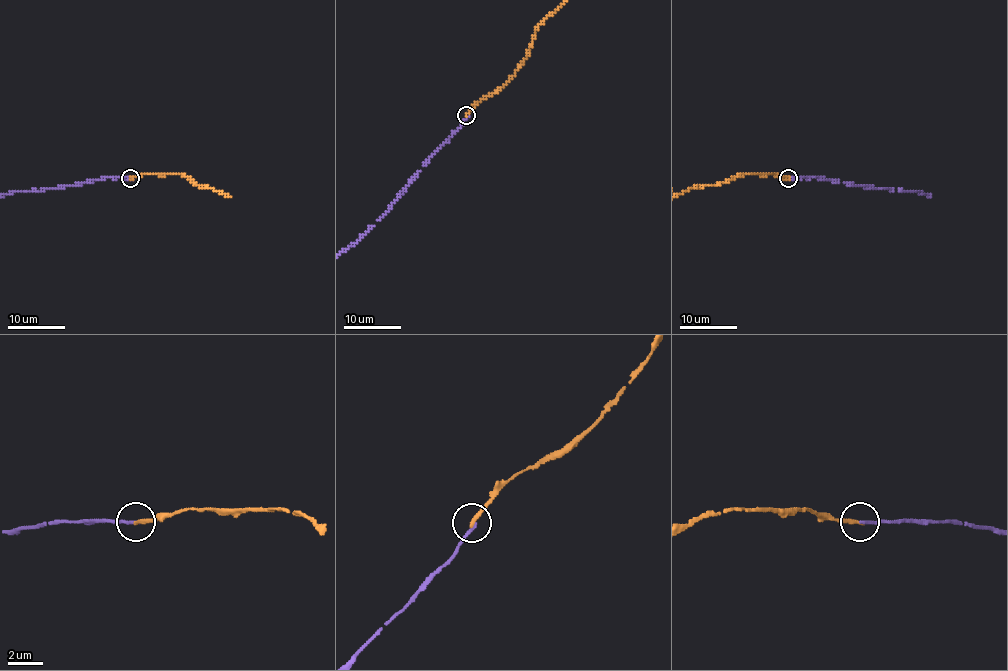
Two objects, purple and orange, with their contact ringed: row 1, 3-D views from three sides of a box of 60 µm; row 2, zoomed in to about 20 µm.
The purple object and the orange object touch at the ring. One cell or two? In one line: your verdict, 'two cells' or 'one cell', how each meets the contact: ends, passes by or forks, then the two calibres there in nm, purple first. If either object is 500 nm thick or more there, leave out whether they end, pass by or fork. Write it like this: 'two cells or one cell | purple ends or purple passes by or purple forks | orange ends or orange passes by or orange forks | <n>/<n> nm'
two cells | purple ends | orange ends | 170/200 nm

